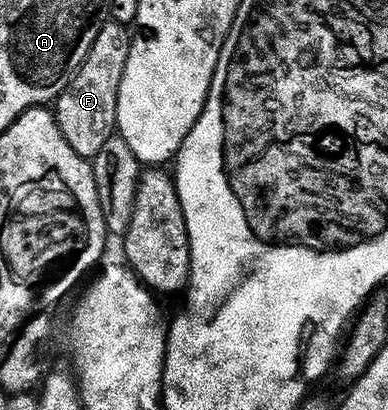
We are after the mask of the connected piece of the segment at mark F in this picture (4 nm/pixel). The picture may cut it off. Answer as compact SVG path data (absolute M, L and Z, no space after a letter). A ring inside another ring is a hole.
M110 18L104 19L97 30L97 38L93 38L93 46L89 46L89 54L85 54L81 66L72 74L63 93L53 101L55 121L57 126L61 126L61 134L65 134L65 142L69 142L69 146L73 146L73 150L77 150L77 154L86 160L94 160L97 150L101 150L101 146L105 146L116 131L117 94L121 74L125 74L132 35L128 25L118 24Z

